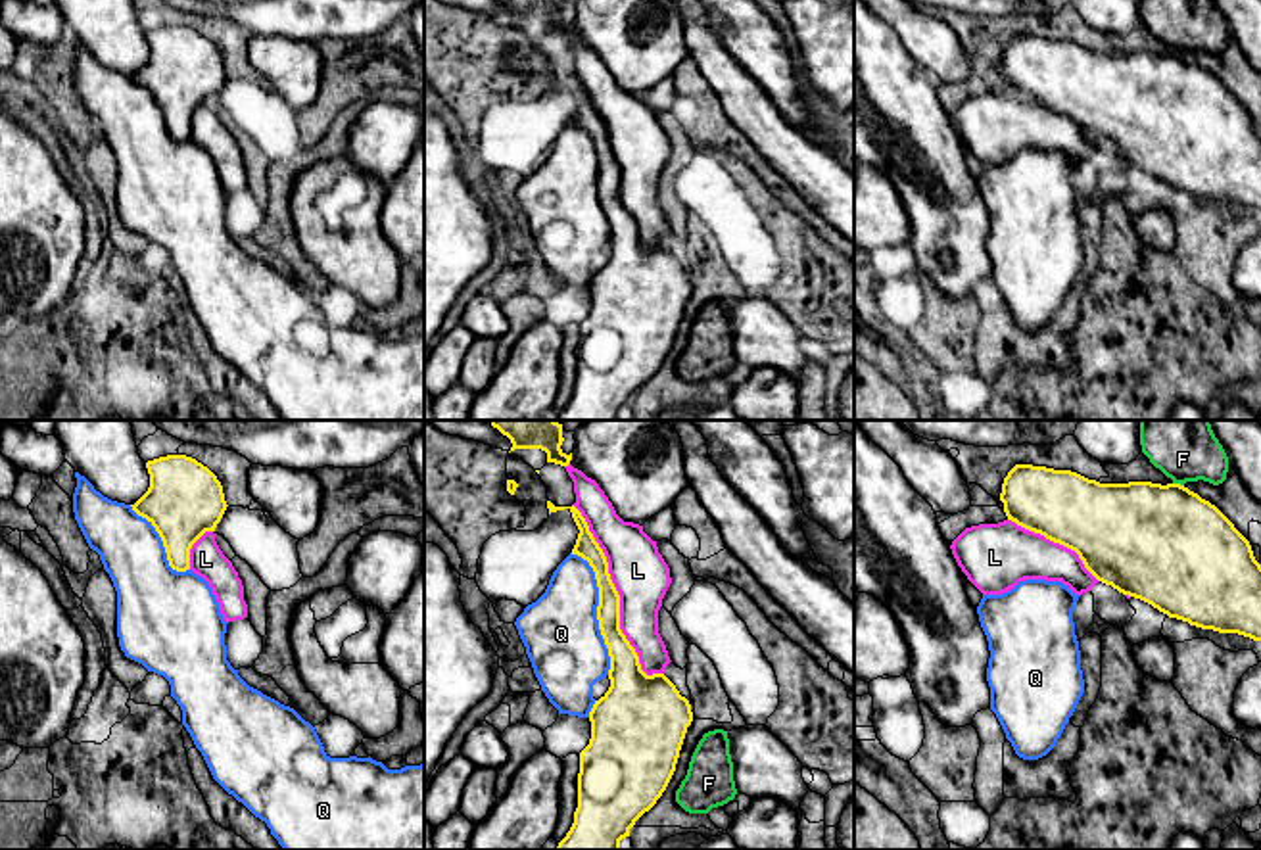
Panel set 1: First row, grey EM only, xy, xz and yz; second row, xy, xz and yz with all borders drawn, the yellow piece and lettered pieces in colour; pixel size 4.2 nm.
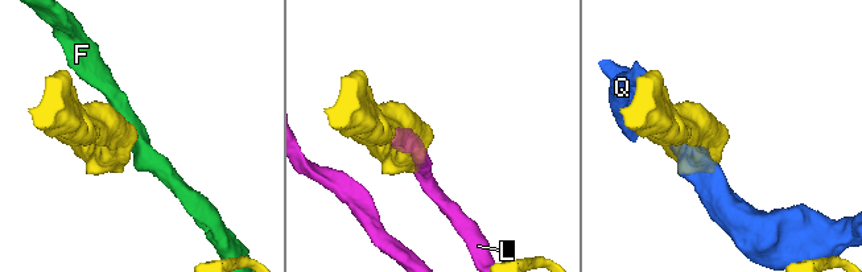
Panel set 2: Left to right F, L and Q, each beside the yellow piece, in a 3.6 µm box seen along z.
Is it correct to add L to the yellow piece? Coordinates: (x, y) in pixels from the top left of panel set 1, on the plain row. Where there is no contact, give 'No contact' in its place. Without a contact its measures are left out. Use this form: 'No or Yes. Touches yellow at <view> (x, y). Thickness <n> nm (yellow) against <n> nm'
Yes. Touches yellow at xz (618, 167). Thickness 110 nm (yellow) against 240 nm

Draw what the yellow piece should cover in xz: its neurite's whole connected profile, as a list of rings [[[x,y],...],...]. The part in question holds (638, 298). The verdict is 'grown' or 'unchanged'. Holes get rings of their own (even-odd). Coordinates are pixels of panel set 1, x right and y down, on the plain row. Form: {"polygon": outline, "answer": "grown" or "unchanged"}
{"polygon": [[[547,71],[547,79],[549,84],[568,79],[580,100],[572,125],[587,130],[595,142],[599,157],[597,190],[610,226],[610,257],[599,271],[595,271],[589,282],[591,309],[589,315],[580,322],[578,378],[574,382],[574,393],[566,407],[559,413],[557,420],[620,420],[620,411],[630,407],[630,399],[635,395],[635,391],[645,382],[649,382],[666,361],[676,342],[687,297],[693,292],[693,282],[689,271],[679,265],[676,255],[664,244],[647,246],[641,240],[635,219],[620,200],[620,165],[610,150],[607,127],[589,102],[582,83],[574,75],[555,77],[551,71]]], "answer": "unchanged"}

